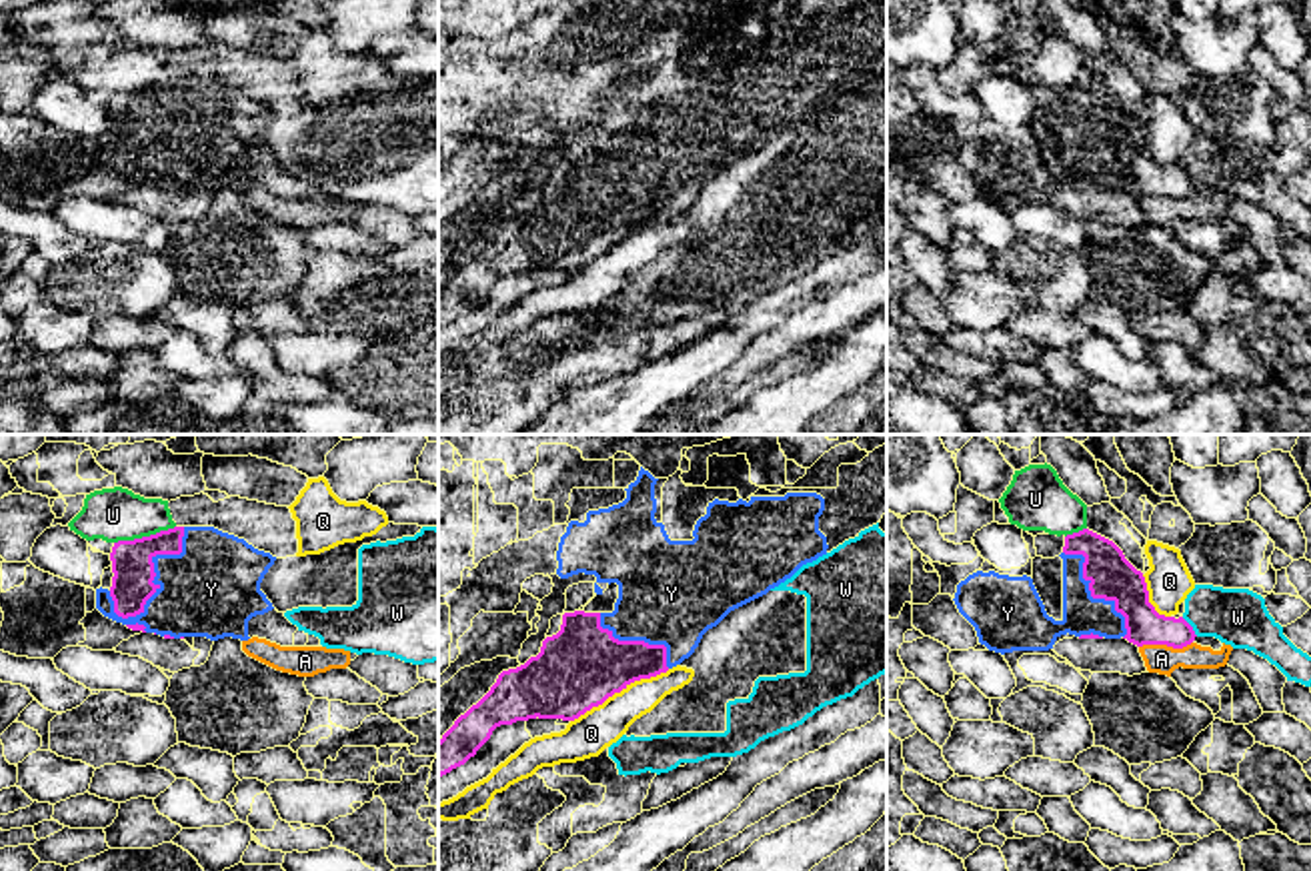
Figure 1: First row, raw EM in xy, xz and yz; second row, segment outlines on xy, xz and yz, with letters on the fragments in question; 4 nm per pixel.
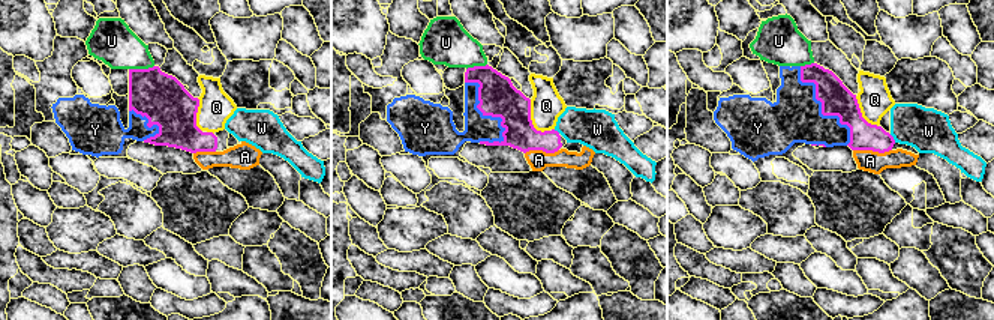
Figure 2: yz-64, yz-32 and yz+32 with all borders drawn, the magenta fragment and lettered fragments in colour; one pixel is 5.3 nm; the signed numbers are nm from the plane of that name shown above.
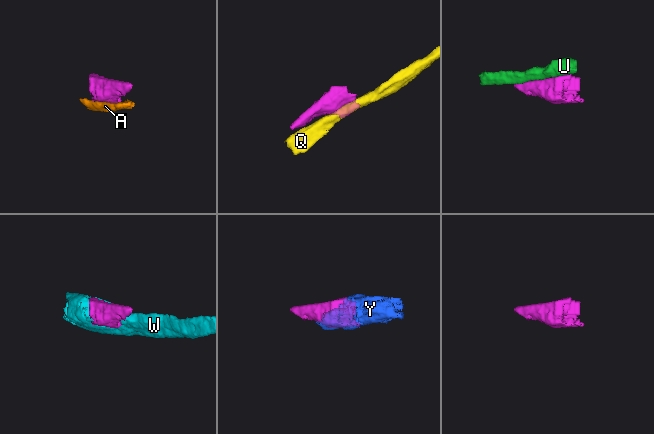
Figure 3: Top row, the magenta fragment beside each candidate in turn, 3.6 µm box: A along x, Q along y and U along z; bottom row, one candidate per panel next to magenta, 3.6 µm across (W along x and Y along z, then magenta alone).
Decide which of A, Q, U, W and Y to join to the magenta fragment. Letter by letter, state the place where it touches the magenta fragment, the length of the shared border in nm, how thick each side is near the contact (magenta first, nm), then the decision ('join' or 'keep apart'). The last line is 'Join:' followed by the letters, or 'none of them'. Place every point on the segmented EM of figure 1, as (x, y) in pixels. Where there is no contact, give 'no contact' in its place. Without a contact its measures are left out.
A: yz (1165, 643) | 220 nm | 150/120 nm | keep apart
Q: xz (619, 691) | 460 nm | 340/170 nm | keep apart
U: xy (145, 537) | 260 nm | 170/220 nm | keep apart
W: yz (1191, 627) | 100 nm | 150/240 nm | keep apart
Y: xy (153, 571) | 460 nm | 170/380 nm | join
Join: Y

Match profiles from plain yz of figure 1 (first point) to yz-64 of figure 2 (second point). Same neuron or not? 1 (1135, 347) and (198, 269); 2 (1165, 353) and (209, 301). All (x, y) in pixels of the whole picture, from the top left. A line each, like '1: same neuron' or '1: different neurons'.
1: same neuron
2: different neurons

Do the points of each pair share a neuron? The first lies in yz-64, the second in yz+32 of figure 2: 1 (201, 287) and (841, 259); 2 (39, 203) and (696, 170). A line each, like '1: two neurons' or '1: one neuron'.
1: two neurons
2: two neurons

